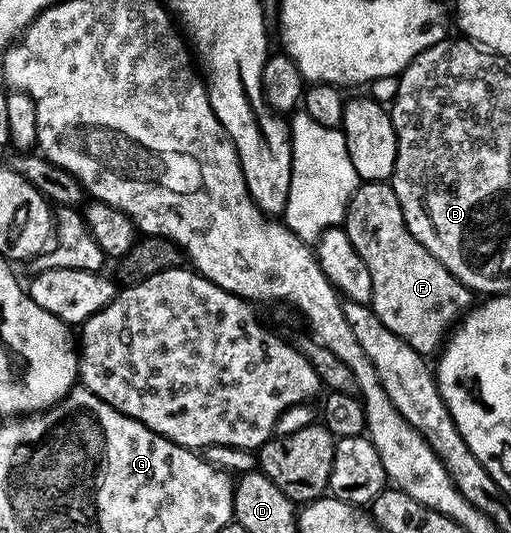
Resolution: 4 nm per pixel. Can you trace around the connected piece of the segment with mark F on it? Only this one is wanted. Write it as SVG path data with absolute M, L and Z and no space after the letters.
M362 181L346 208L344 228L356 255L364 259L364 267L368 267L368 275L372 275L372 299L369 306L374 314L392 331L392 335L400 335L408 347L412 347L423 355L434 355L441 350L448 334L457 326L460 318L471 308L472 290L463 281L456 279L408 231L408 223L404 223L404 211L400 207L400 199L396 199L393 184L384 181Z

